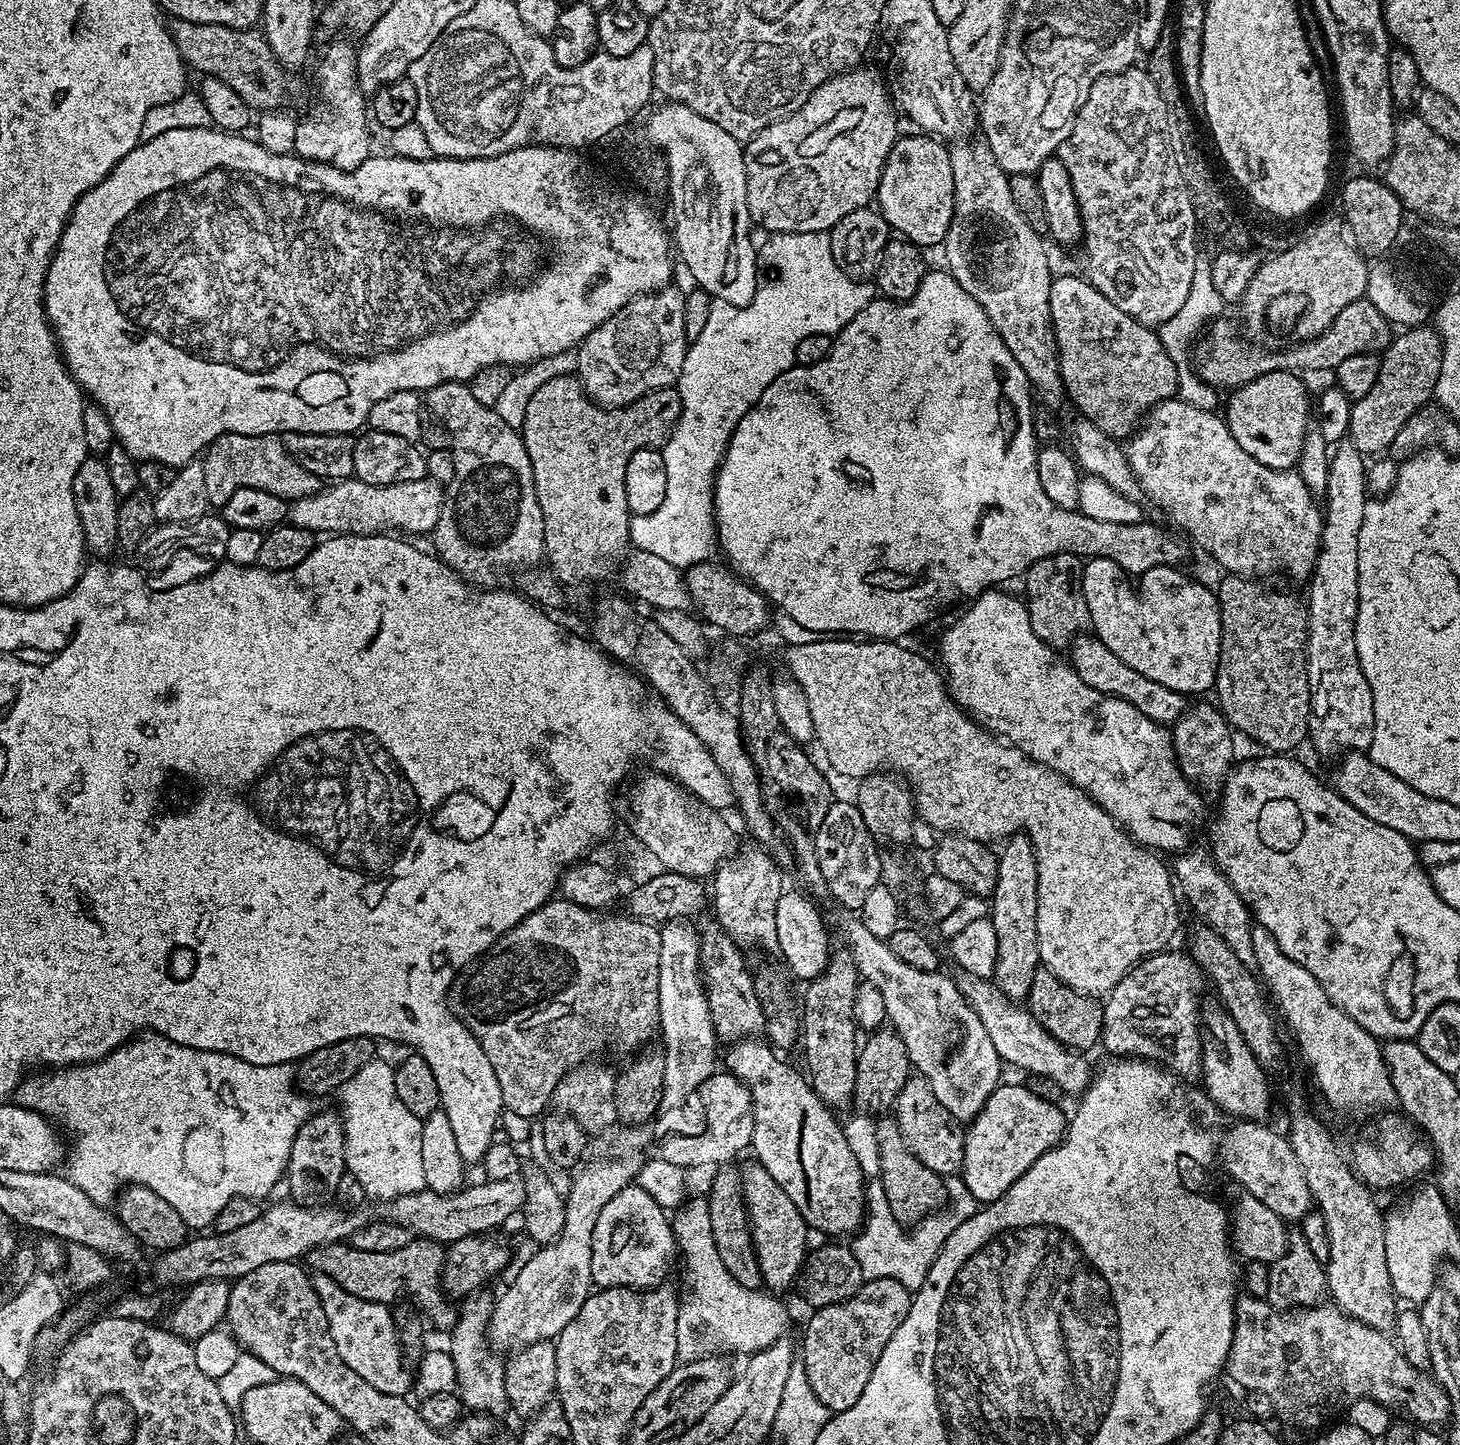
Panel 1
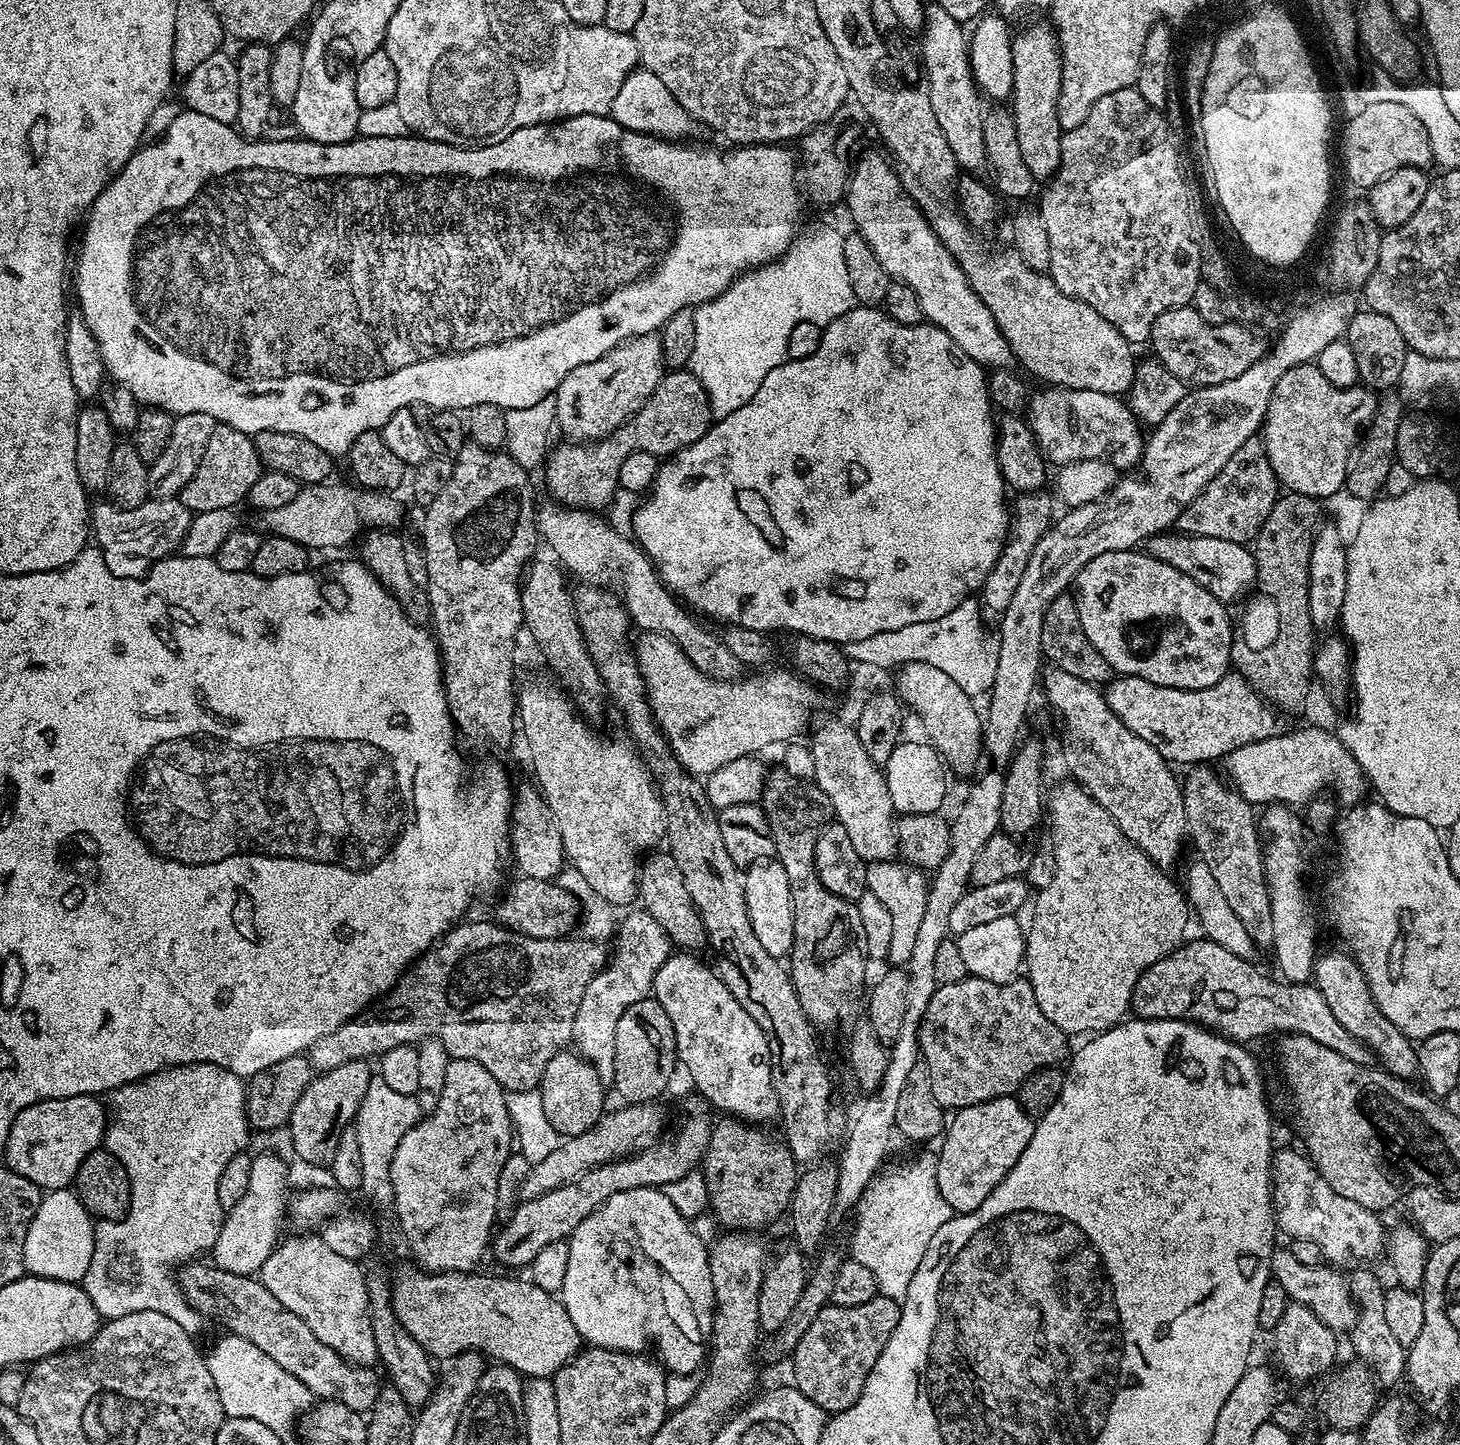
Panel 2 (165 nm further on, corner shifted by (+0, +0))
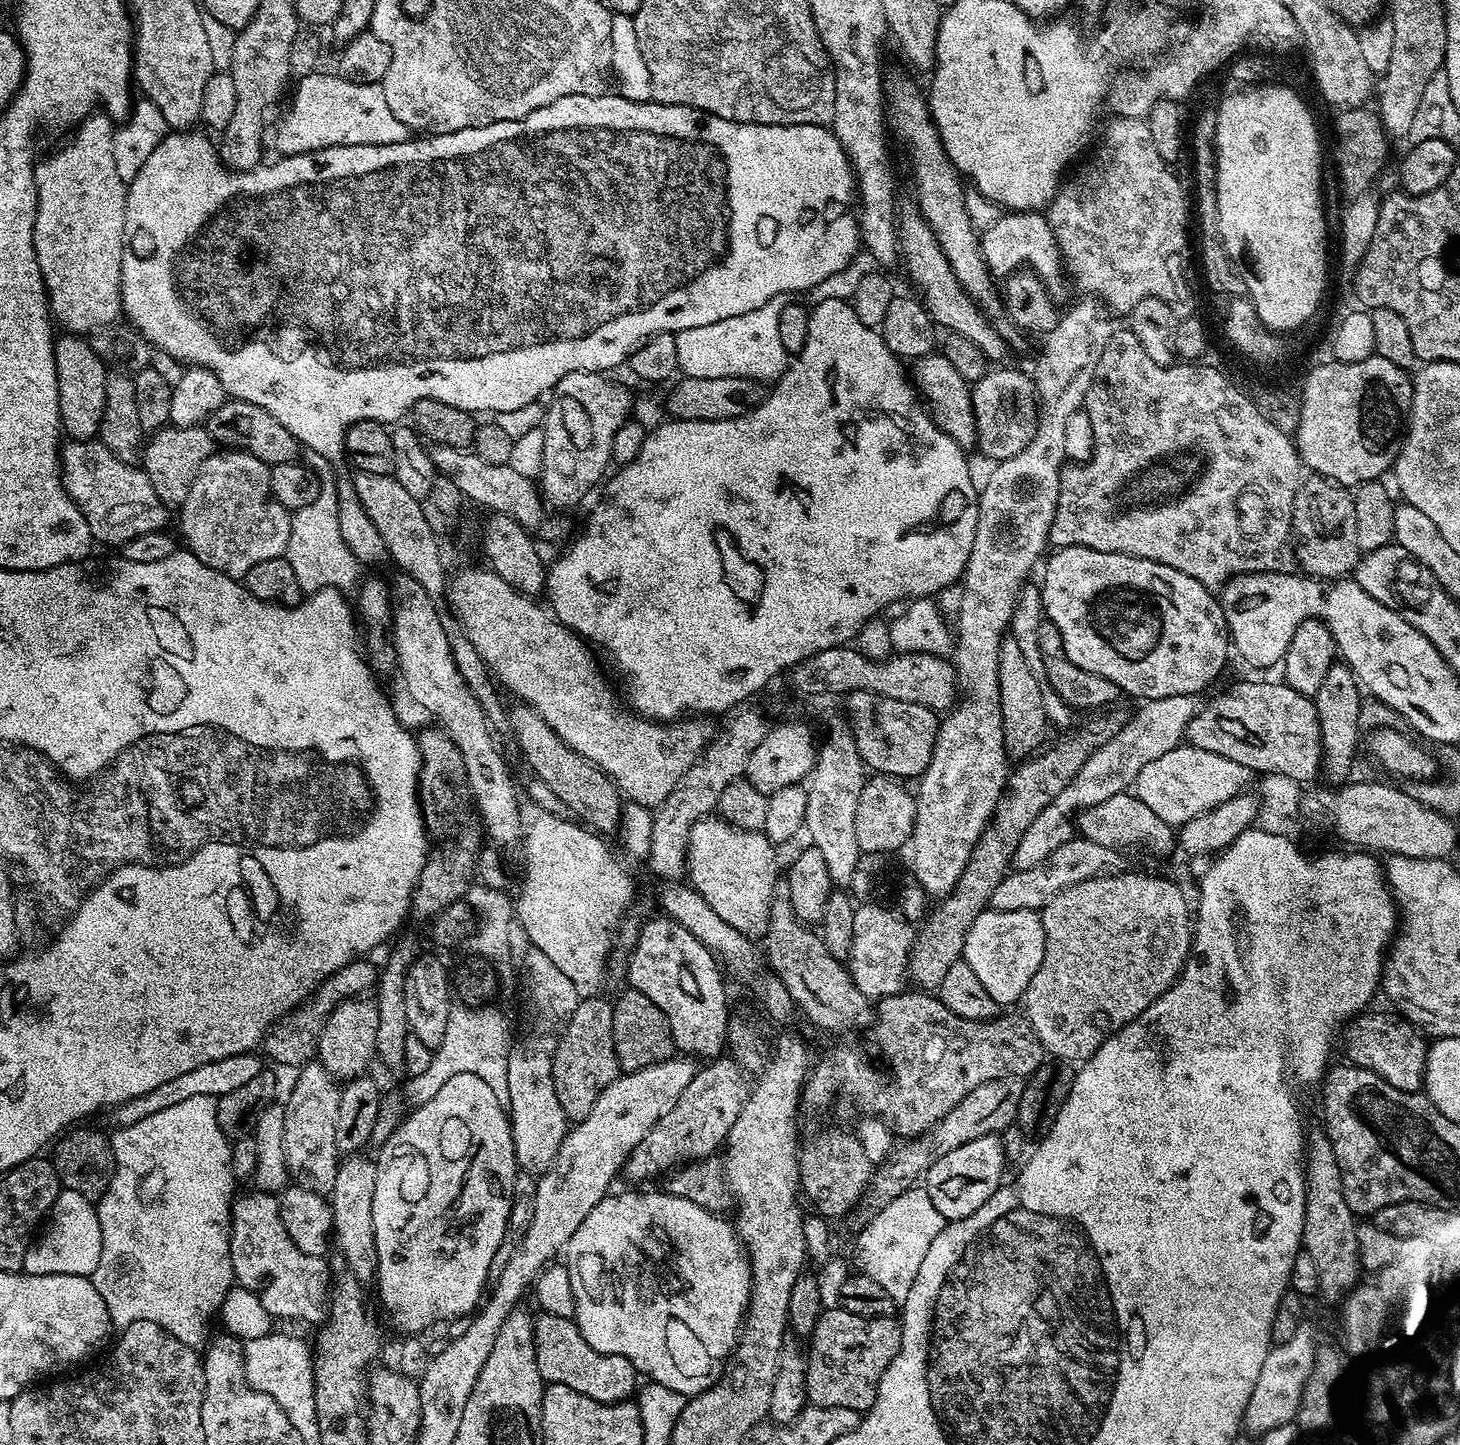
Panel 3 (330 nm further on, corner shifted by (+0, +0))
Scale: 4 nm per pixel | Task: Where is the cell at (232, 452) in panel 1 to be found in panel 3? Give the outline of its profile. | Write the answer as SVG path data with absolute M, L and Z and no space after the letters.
M165 426L147 437L142 449L142 467L154 486L154 494L166 506L179 506L186 502L190 486L197 472L214 451L214 441L207 427L177 428Z

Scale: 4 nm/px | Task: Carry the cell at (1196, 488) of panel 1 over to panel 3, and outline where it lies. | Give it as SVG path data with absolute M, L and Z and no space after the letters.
M993 367L980 381L973 383L971 389L972 409L978 430L978 452L989 456L992 462L1022 454L1022 450L1030 446L1036 433L1036 421L1040 418L1035 379L1016 368Z

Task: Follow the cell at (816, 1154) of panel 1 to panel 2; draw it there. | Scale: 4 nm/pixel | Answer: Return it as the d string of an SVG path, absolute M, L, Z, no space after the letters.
M688 950L677 951L657 970L652 983L655 1000L670 1014L679 1063L688 1071L695 1091L713 1109L749 1122L775 1121L780 1103L772 1085L772 1055L766 1034L738 1006L738 998L730 994L719 975L696 956Z

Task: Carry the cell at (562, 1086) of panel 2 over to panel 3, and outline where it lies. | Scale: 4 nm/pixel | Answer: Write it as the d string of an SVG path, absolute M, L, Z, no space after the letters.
M592 994L581 999L580 1005L559 1034L553 1056L554 1090L564 1115L572 1122L584 1120L586 1114L590 1114L602 1090L614 1082L620 1072L620 1063L614 1050L613 1001L603 1000L602 997Z

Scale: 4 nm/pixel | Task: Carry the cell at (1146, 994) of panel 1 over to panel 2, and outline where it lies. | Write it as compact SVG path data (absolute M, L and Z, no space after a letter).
M1207 938L1199 939L1189 939L1166 958L1154 962L1154 966L1150 966L1142 974L1132 991L1131 1011L1139 1019L1191 1020L1193 1024L1203 1024L1205 1028L1225 1036L1227 1040L1237 1042L1249 1042L1255 1036L1268 1036L1271 1032L1305 1036L1314 1038L1314 1042L1335 1050L1337 1054L1342 1054L1342 1058L1350 1058L1350 1062L1373 1063L1372 1051L1358 1038L1354 1038L1350 1030L1343 1028L1338 1018L1334 1018L1326 998L1322 998L1315 983L1289 984L1279 979L1271 980L1266 973L1255 968L1257 965L1253 961L1238 958L1238 954L1230 954L1230 950L1218 946L1218 942Z

